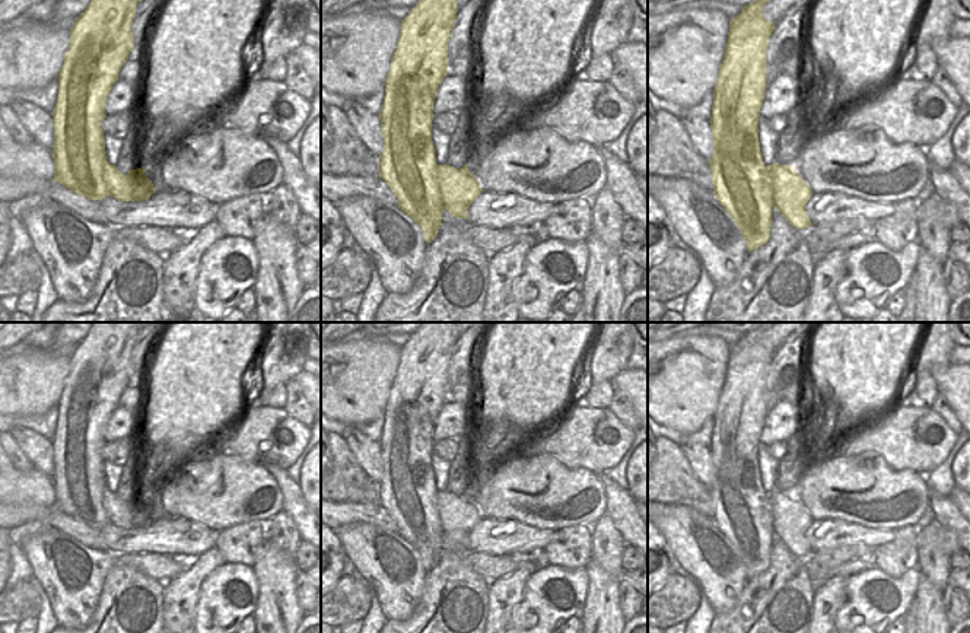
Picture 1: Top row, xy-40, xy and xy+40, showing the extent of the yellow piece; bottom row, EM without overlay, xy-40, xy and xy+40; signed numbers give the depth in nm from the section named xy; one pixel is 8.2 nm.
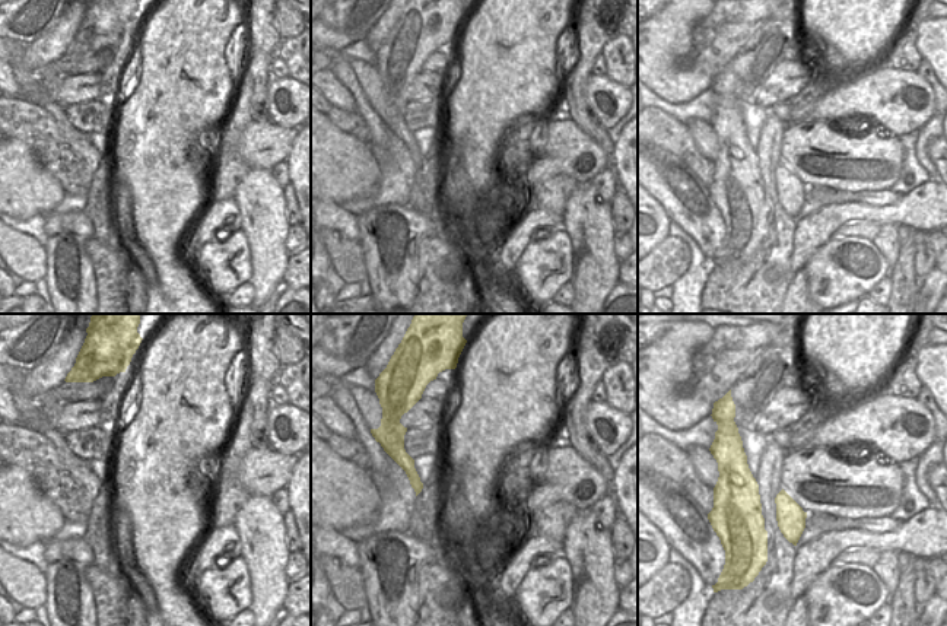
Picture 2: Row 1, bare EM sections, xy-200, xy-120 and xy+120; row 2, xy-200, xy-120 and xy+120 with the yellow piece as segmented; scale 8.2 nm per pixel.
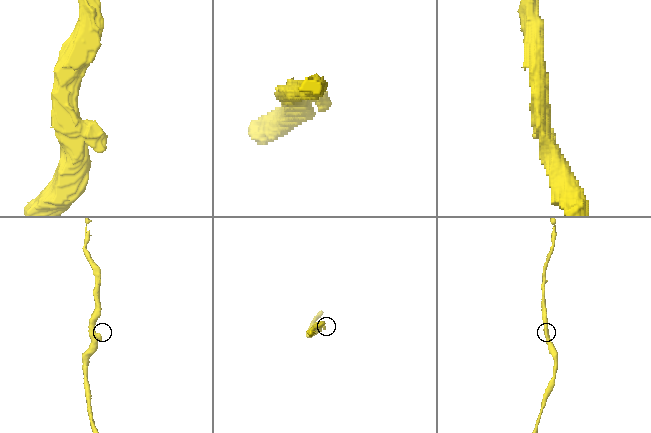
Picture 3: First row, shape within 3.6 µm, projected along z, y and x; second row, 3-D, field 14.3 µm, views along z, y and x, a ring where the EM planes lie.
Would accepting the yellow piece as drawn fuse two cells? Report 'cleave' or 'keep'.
keep

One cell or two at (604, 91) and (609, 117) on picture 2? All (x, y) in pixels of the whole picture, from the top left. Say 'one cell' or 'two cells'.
one cell

